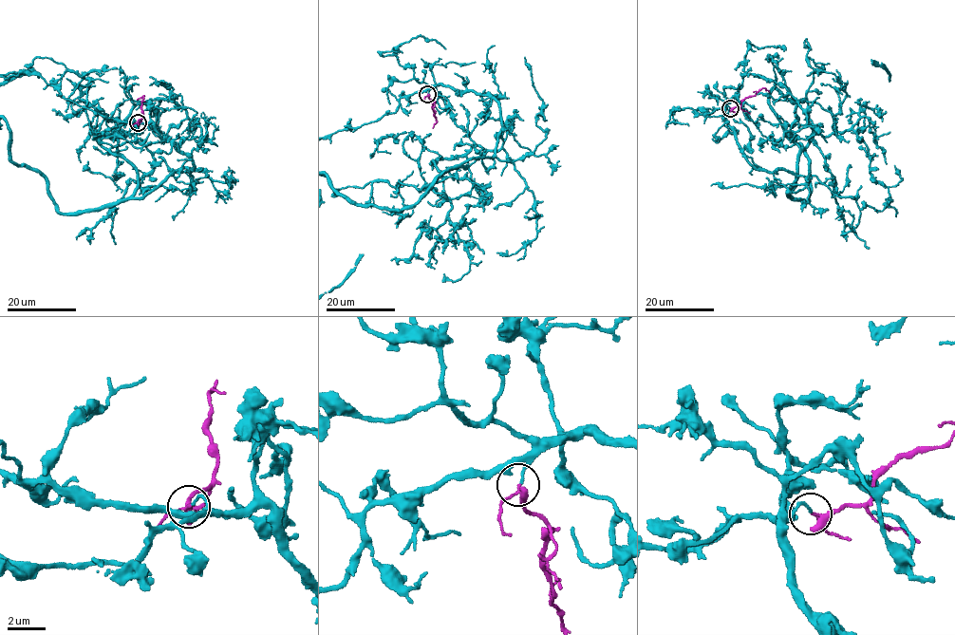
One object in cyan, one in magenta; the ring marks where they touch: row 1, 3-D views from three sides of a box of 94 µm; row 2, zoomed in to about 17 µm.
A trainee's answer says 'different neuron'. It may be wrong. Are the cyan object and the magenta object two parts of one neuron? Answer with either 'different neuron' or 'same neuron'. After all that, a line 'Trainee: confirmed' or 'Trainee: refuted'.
different neuron
Trainee: confirmed

